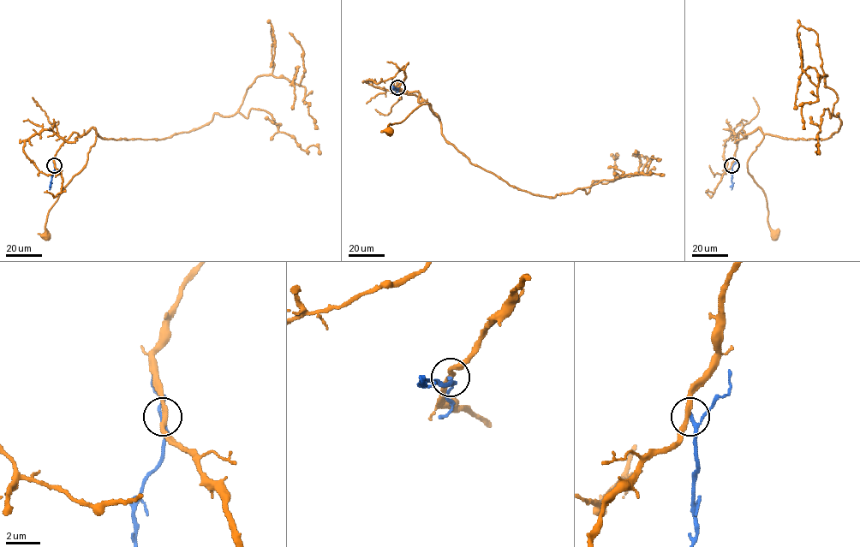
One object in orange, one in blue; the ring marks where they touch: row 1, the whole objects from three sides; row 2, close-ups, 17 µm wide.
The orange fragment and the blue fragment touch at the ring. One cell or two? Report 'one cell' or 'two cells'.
two cells

